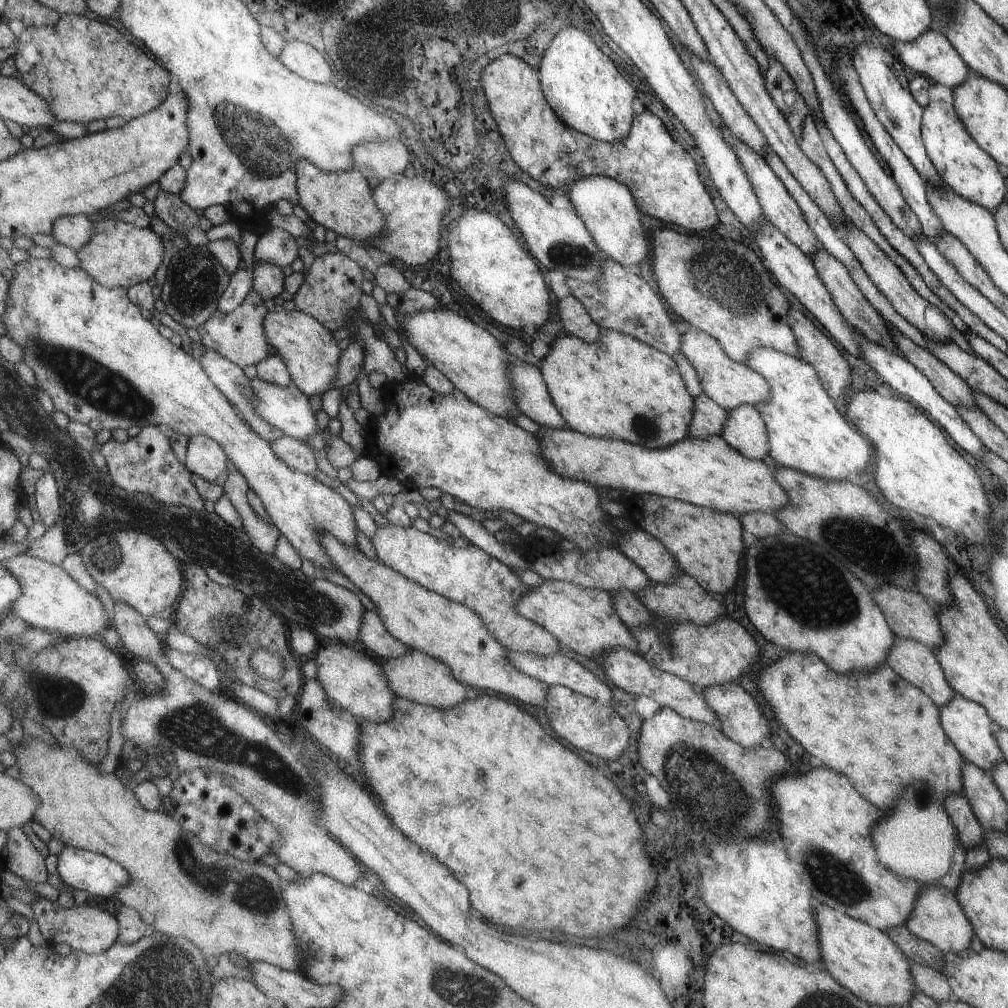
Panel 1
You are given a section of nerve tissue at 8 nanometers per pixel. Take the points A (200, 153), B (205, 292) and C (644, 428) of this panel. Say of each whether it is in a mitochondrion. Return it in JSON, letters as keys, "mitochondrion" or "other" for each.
{"A":"other","B":"mitochondrion","C":"mitochondrion"}

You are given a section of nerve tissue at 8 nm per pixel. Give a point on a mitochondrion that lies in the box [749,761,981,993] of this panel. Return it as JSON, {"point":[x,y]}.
{"point":[841,884]}

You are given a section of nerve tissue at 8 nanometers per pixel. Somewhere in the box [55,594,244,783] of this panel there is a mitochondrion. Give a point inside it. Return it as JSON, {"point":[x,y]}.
{"point":[222,623]}

